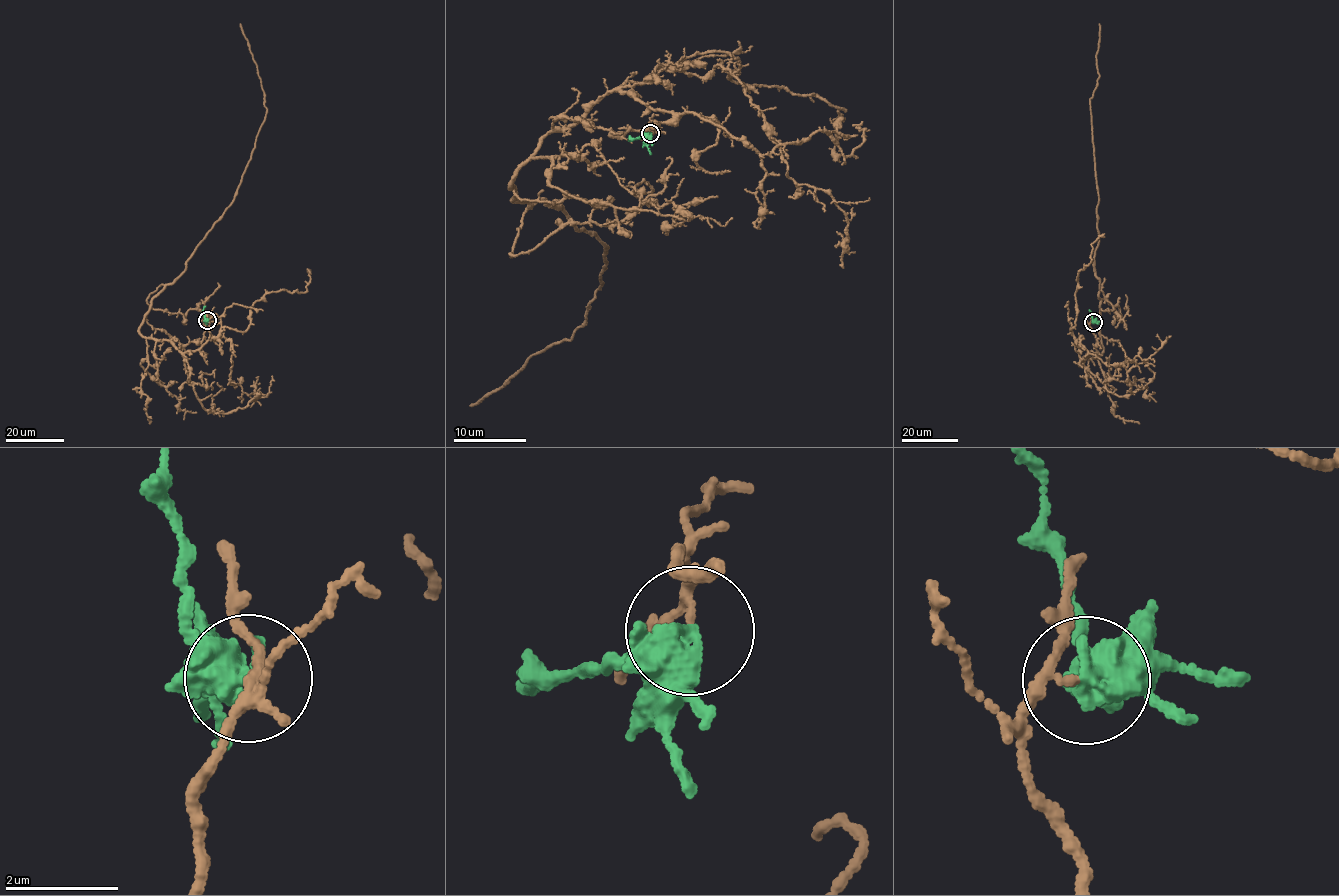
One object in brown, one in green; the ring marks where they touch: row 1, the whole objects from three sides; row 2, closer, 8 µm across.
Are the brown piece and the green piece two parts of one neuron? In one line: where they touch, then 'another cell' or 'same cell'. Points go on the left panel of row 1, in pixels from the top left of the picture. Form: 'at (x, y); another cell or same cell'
at (207, 320); another cell

